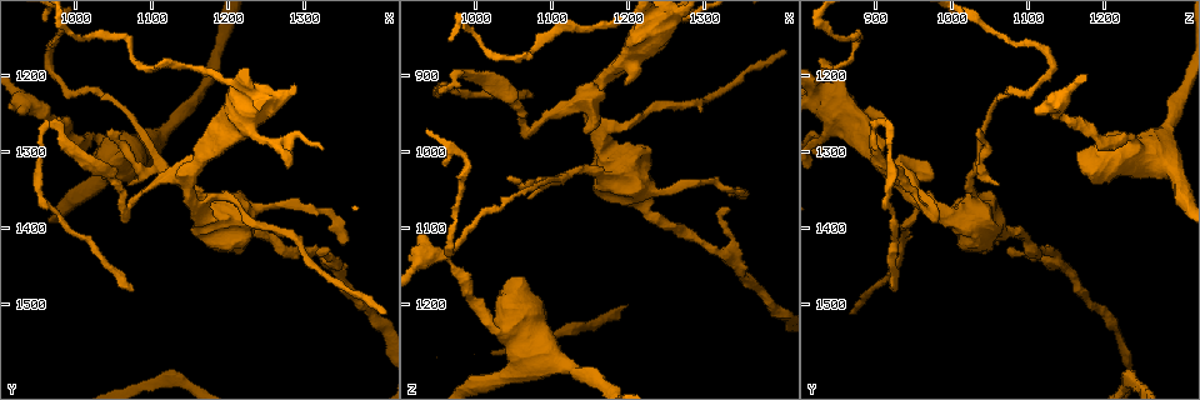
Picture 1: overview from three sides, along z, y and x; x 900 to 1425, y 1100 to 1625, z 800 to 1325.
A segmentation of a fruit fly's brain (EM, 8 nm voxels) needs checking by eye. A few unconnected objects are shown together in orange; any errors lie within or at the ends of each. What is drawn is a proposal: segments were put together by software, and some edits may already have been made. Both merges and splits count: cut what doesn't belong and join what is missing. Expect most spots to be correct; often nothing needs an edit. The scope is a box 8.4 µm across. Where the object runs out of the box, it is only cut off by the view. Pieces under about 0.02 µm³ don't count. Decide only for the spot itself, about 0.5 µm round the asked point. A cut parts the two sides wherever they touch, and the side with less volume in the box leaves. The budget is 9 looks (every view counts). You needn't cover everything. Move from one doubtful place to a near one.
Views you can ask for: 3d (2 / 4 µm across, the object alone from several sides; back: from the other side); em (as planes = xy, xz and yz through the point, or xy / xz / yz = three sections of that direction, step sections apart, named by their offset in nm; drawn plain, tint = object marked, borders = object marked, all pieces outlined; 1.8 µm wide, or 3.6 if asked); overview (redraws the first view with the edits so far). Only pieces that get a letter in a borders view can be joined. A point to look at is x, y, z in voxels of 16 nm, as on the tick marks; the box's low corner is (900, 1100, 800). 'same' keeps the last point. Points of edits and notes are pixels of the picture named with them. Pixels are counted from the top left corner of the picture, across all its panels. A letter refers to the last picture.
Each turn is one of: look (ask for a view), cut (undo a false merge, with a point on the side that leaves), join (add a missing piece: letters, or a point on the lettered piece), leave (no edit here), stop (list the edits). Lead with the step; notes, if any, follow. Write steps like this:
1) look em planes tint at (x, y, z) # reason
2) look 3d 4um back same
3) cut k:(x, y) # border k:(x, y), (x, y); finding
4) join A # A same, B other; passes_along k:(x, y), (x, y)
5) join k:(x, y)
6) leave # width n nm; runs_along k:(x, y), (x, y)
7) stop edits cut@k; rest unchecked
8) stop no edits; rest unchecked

look 3d 4um at (965, 1180, 1130) # abrupt turn

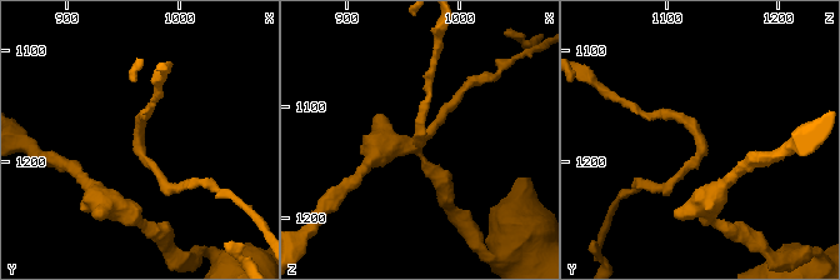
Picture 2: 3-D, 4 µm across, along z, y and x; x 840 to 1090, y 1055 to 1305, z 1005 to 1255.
look em planes plain at (966, 1180, 1130) # now the EM

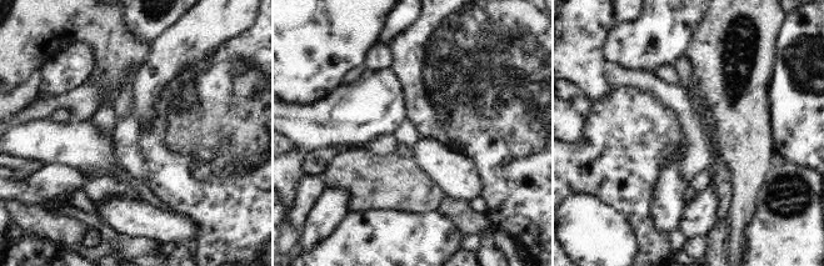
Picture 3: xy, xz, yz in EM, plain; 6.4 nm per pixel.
look em planes borders same # what lies round it

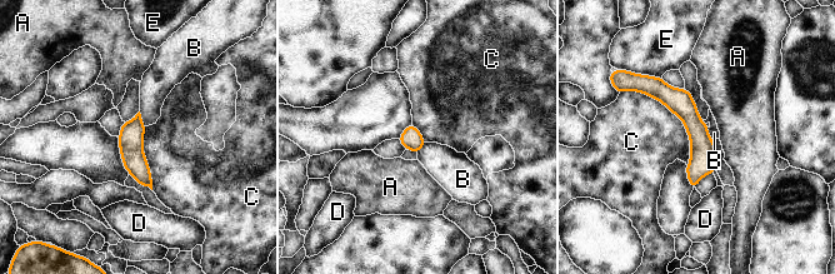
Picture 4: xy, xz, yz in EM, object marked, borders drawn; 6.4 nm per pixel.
leave # width 140 nm; A other, B other, C other, D other, E other; runs_along 4:(650, 80), (698, 130), (694, 183); continuous, no second cell

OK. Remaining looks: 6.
look em 3.6um xy step 16 borders at (1070, 1310, 1275) # sharp bend

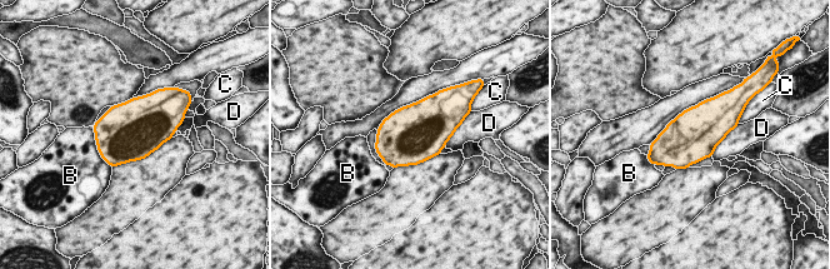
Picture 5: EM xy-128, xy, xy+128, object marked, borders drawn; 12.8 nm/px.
leave # B other, C other, D other; border 5:(731, 129), (711, 155); continuous, no second cell

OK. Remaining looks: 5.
look em xz step 8 borders at (1075, 1480, 925) # long arm stops here

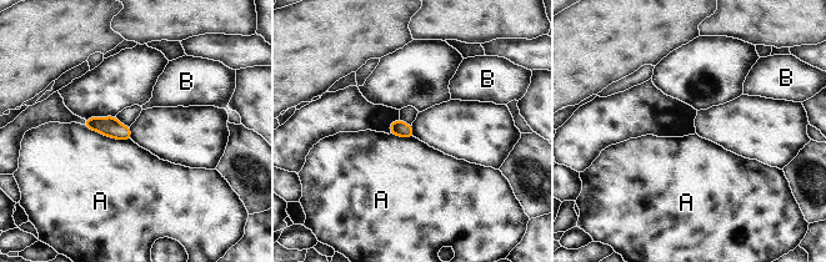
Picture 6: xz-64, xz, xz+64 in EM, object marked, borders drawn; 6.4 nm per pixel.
leave # width 100 nm; A other, B other; border 6:(84, 124), (108, 136), (130, 140); none of them fits

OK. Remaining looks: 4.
look 3d 4um at (1215, 1250, 855) # sharp bend

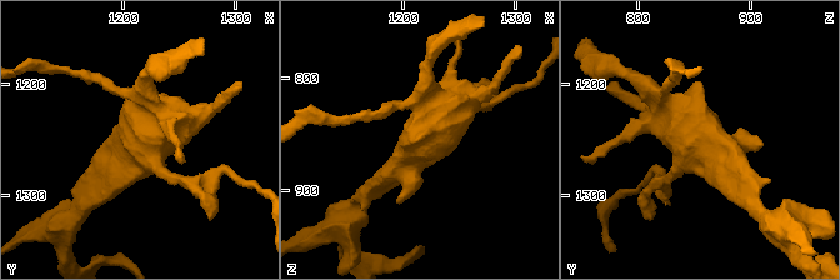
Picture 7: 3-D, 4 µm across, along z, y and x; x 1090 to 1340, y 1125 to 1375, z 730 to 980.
look em 3.6um xz step 16 tint at (1222, 1250, 856)

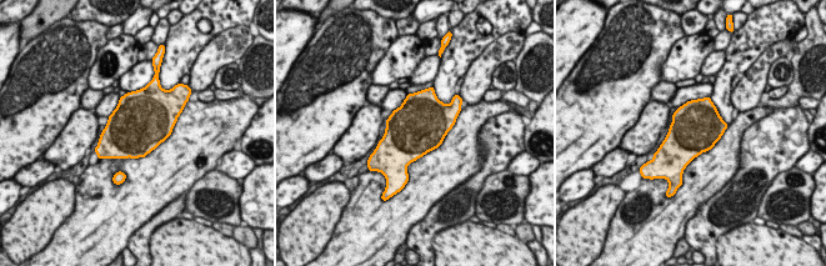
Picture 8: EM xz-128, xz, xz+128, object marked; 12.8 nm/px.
look em 3.6um planes borders same

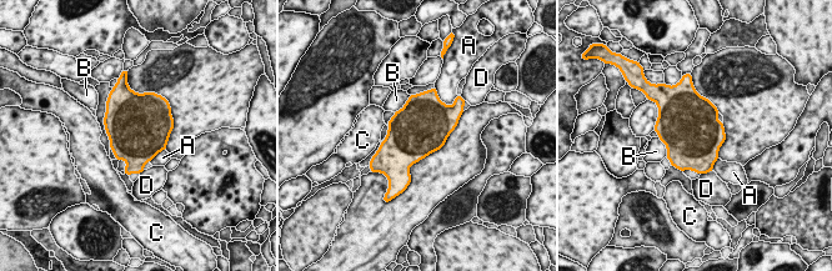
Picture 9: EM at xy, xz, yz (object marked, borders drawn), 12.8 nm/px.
leave # width 700 nm; longest_contact B 320 nm; A other, B other, C other, D other; continuous, no second cell

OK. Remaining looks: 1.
stop no edits; rest unchecked

